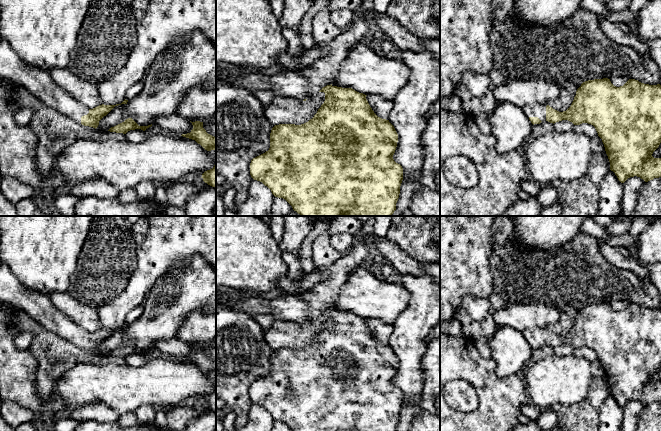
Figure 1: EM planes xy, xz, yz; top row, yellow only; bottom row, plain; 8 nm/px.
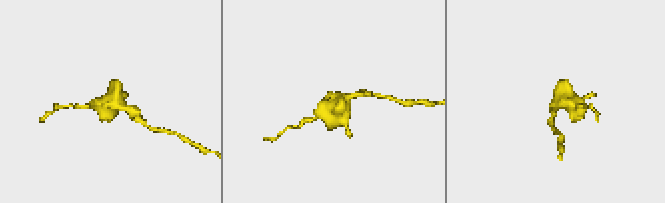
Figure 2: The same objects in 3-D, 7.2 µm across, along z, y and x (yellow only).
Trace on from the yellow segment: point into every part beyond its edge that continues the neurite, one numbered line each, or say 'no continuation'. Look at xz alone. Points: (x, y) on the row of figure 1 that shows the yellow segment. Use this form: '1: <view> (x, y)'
1: xz (288, 83)

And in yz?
1: yz (531, 110)

